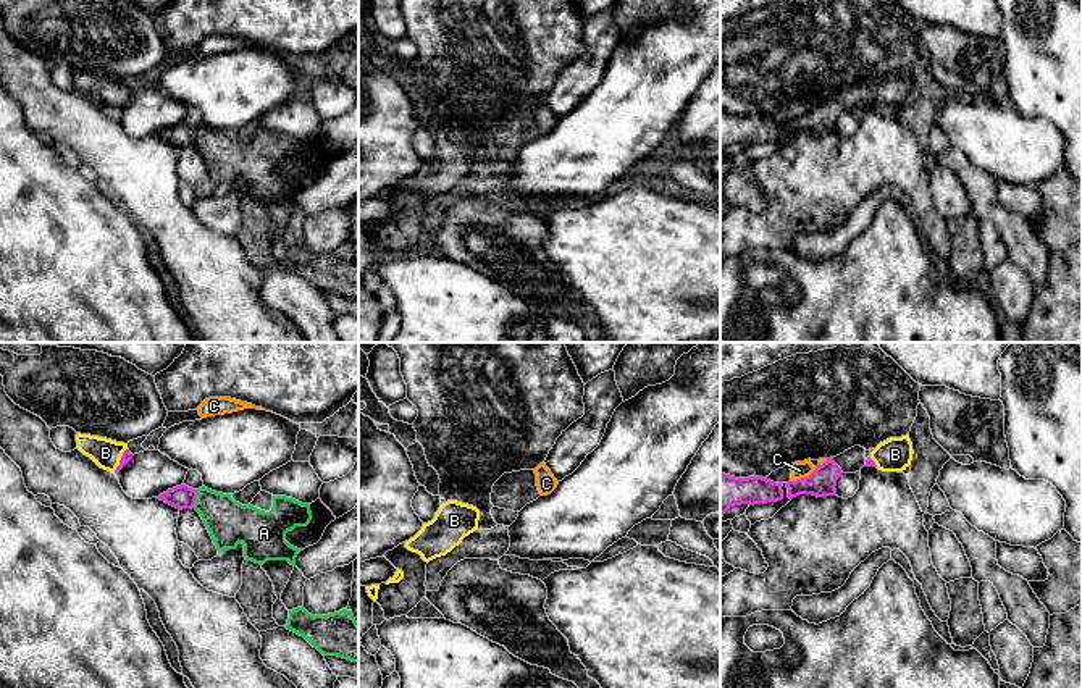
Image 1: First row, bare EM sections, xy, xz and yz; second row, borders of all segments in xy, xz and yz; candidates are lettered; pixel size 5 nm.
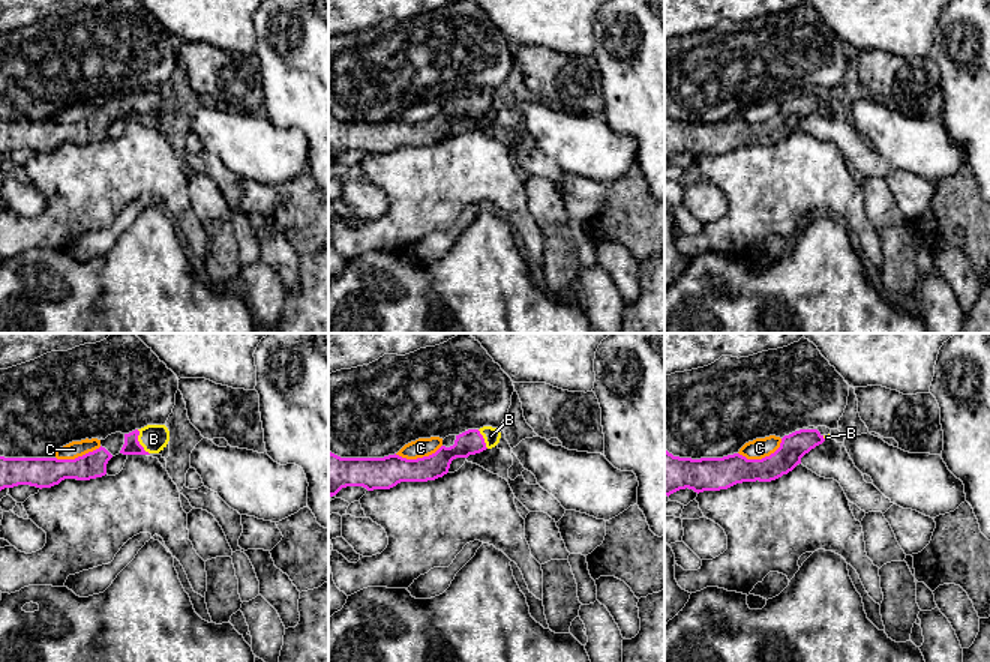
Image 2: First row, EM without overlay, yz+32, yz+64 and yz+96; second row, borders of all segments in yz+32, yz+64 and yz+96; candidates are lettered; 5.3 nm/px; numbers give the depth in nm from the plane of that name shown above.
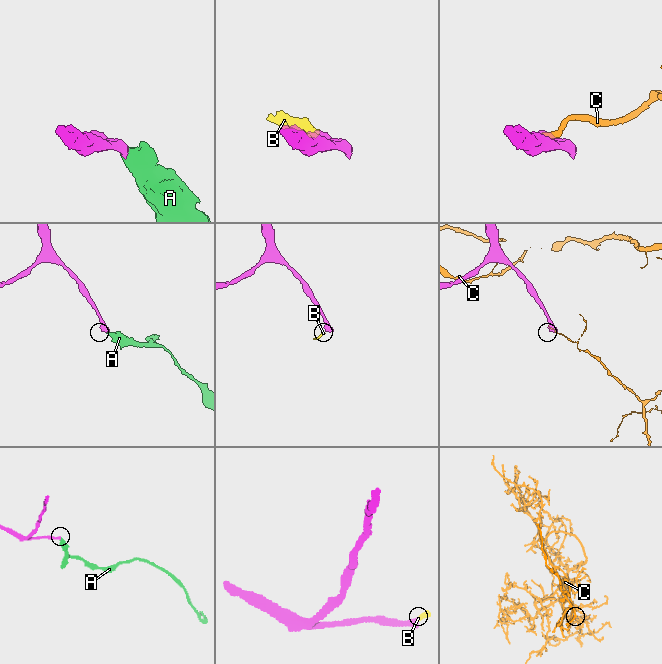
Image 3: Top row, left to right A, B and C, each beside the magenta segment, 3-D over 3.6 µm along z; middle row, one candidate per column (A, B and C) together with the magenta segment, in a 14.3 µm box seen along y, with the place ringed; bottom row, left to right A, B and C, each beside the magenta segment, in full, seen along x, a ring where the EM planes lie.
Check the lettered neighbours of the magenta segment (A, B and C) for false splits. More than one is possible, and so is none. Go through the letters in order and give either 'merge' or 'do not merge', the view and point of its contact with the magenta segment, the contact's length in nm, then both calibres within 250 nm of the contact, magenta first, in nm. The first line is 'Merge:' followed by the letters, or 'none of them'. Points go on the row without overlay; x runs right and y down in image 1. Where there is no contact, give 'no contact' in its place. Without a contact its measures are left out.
Merge: A, B
A: merge; meets magenta in xy at (196, 138); contact 100 nm long; 120 nm thick on the magenta side, 220 nm on the other
B: merge; meets magenta in xy at (120, 99); contact 140 nm long; 50 nm thick on the magenta side, 140 nm on the other
C: do not merge; meets magenta in yz at (811, 112); contact 220 nm long; 140 nm thick on the magenta side, 80 nm on the other

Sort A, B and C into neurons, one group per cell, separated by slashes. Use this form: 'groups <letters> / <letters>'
groups A B / C

